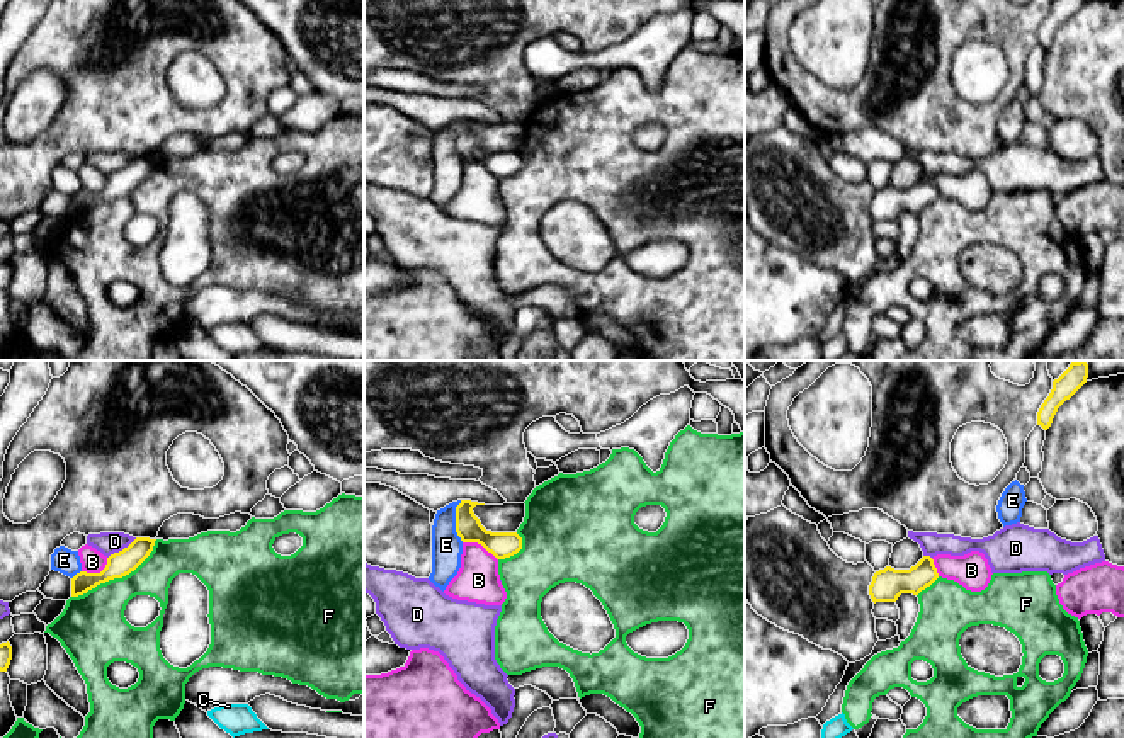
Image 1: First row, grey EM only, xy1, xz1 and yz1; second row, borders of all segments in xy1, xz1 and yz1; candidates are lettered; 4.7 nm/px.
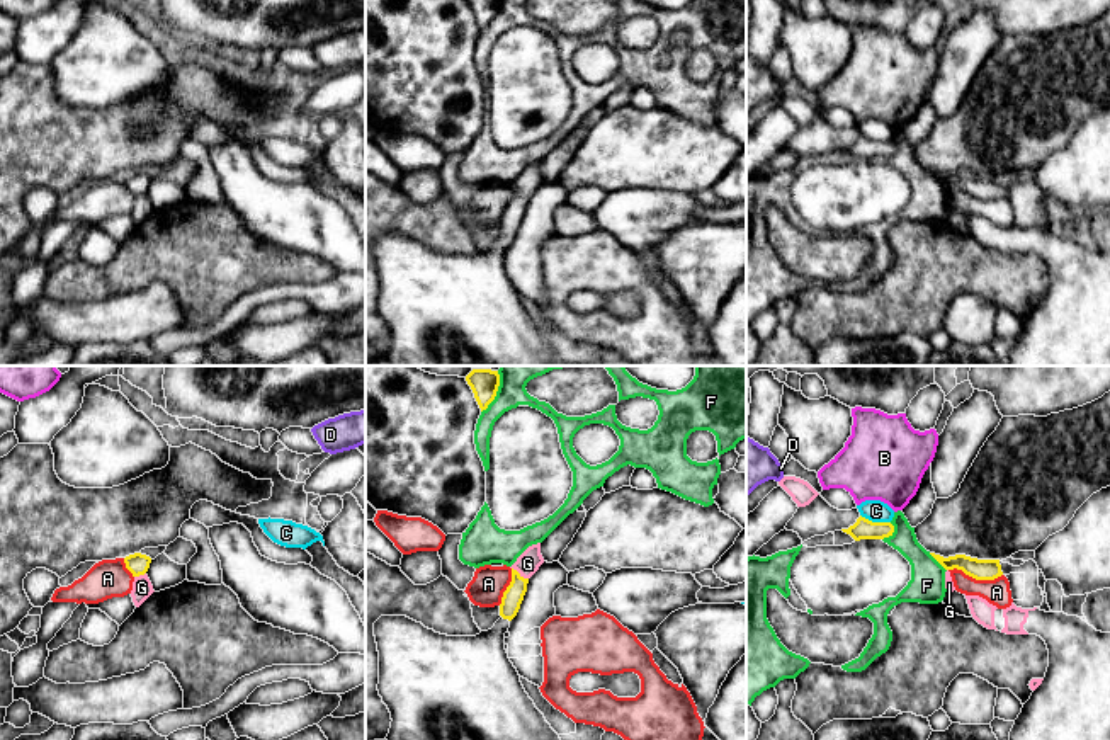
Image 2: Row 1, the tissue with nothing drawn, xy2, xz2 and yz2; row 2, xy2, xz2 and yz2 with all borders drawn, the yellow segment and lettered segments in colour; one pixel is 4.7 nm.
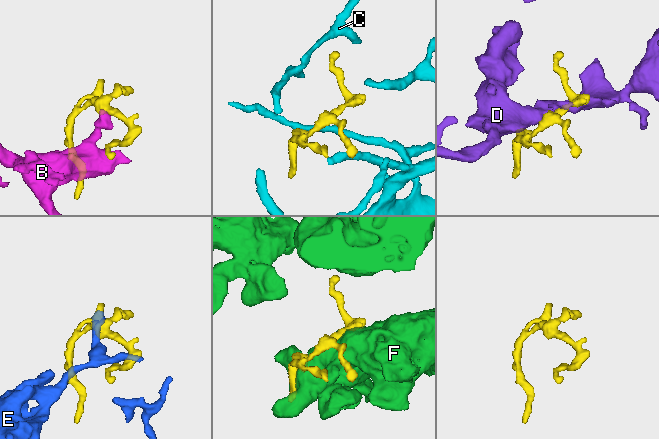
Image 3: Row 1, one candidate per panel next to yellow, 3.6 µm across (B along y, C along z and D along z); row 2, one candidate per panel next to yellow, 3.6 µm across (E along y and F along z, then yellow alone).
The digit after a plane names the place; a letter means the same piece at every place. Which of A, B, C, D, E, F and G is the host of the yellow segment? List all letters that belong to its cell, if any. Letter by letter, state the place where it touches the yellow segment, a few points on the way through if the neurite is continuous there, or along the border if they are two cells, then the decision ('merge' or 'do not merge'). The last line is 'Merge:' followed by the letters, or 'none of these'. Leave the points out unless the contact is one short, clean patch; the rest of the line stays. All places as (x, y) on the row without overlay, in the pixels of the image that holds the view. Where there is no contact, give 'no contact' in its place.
A: contact yz2 (976, 198); border yz2 (949, 187), (959, 187), (976, 198), (996, 198), (1002, 194); do not merge
B: contact xz1 (480, 162); border xz1 (463, 160), (480, 162), (497, 179); do not merge
C: contact yz2 (876, 142); do not merge
D: contact xy1 (123, 169); border xy1 (136, 157), (107, 177); do not merge
E: contact xz1 (456, 140); border xz1 (459, 119), (456, 126), (456, 153), (463, 160); do not merge
F: contact xy1 (118, 196); do not merge
G: contact xz2 (519, 193); do not merge
Merge: none of these

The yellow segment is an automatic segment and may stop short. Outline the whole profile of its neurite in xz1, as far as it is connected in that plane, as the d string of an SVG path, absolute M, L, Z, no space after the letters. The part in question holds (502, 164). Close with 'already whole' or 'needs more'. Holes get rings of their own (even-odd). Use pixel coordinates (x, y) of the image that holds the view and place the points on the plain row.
M461 119L456 126L456 151L463 162L478 162L497 179L505 179L522 168L522 156L517 151L486 150L473 128L485 124L471 119Z | already whole

